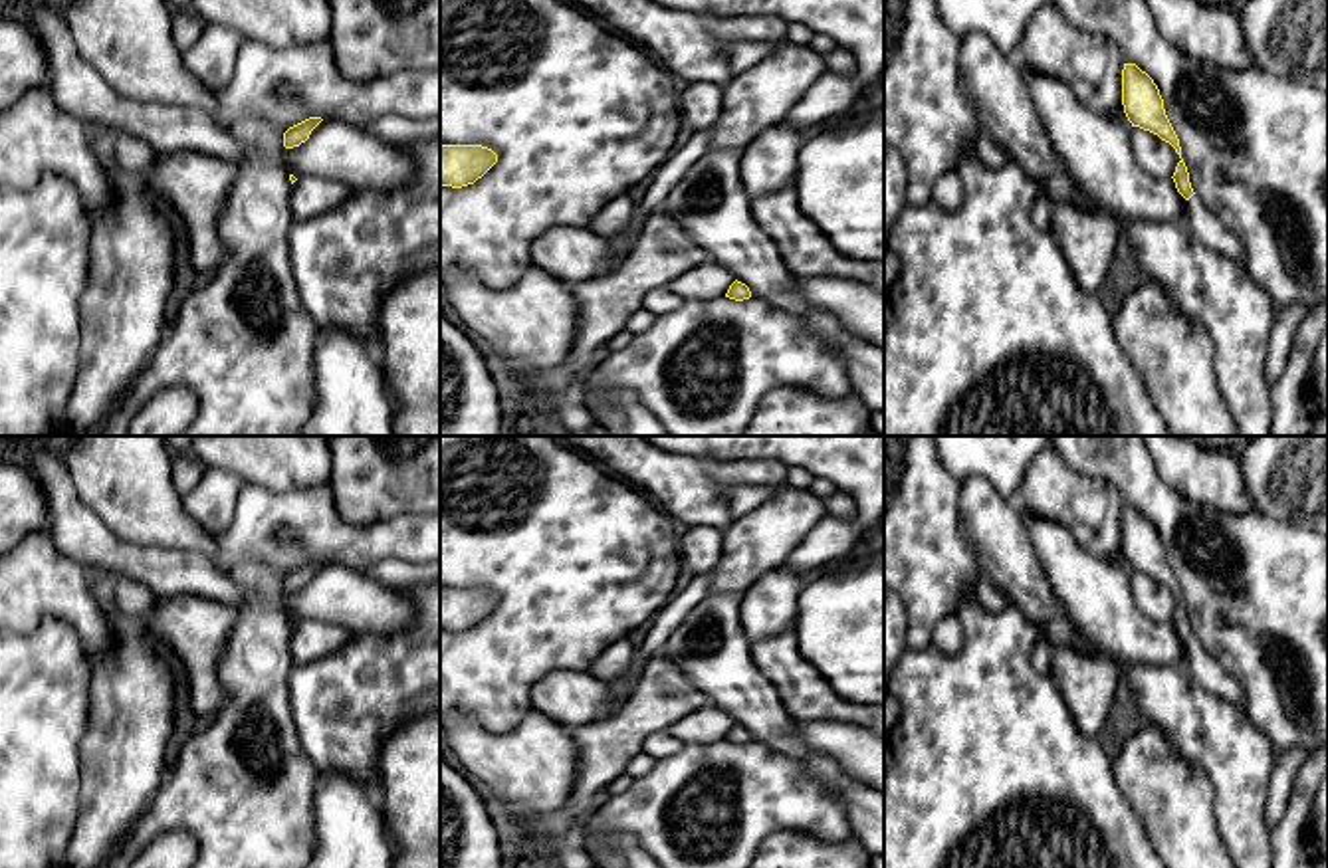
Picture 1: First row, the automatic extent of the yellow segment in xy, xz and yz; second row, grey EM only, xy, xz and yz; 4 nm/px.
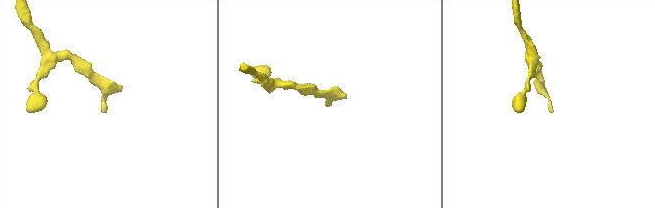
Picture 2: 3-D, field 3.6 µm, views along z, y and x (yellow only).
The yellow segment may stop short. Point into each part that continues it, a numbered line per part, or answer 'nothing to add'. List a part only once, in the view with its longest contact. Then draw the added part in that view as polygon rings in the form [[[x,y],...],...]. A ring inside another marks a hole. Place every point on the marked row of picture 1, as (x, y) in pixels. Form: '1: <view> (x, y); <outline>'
1: yz (1206, 226); [[[1195,194],[1185,202],[1185,210],[1185,226],[1205,248],[1225,258],[1241,260],[1241,240],[1237,240]]]

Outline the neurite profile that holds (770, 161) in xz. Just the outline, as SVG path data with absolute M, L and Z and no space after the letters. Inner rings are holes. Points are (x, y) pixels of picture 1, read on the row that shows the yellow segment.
M779 123L741 149L739 174L749 198L795 184L803 141L803 133Z

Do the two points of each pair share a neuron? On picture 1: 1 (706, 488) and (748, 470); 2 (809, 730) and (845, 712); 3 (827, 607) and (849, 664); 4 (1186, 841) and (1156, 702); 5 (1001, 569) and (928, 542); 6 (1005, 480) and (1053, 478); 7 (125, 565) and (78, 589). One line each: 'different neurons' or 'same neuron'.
1: same neuron
2: different neurons
3: same neuron
4: different neurons
5: different neurons
6: different neurons
7: different neurons

